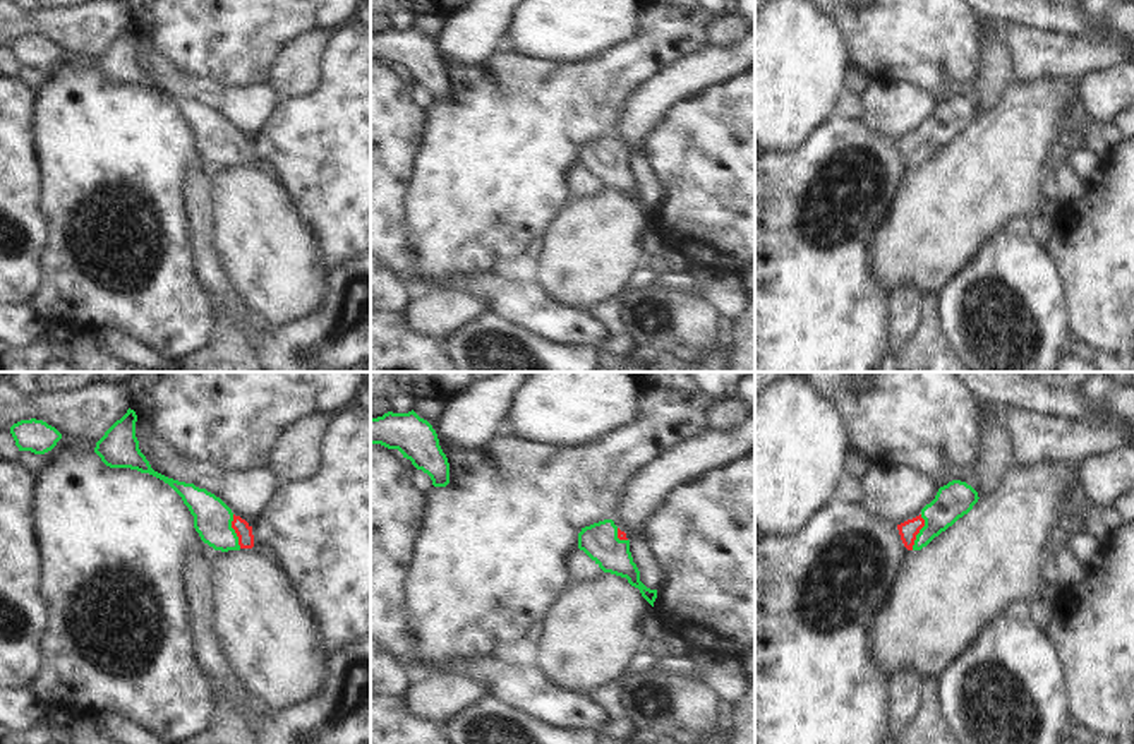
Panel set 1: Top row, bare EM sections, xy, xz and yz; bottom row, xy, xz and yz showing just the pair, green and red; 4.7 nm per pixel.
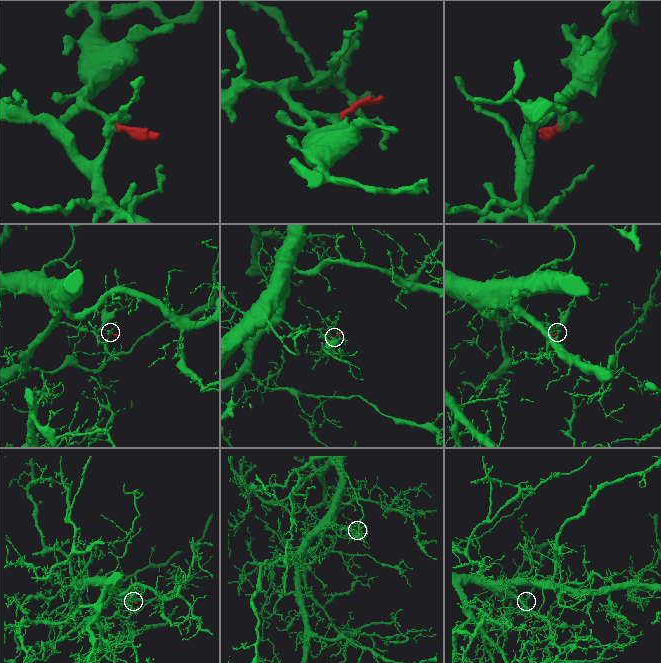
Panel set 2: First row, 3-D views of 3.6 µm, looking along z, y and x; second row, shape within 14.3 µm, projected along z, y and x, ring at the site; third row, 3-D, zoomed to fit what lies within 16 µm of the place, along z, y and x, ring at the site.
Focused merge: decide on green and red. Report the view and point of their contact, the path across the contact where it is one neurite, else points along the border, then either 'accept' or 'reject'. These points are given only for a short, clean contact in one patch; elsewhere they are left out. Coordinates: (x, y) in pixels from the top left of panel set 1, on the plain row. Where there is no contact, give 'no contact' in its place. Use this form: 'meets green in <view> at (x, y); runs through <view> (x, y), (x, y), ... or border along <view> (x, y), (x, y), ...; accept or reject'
meets green in yz at (920, 148); runs through yz (953, 117), (920, 148), (908, 146); accept

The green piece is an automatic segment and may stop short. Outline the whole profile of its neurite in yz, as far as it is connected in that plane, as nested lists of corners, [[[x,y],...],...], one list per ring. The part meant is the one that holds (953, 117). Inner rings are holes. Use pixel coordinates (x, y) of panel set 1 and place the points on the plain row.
[[[952,96],[940,103],[935,115],[921,125],[920,132],[897,141],[904,163],[921,166],[968,130],[978,115],[978,108],[961,96]]]

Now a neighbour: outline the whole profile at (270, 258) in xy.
[[[256,163],[228,168],[216,166],[211,175],[211,185],[213,247],[228,283],[252,314],[268,322],[269,329],[276,329],[316,312],[324,297],[324,278],[328,271],[321,264],[311,230],[297,216],[287,192]]]

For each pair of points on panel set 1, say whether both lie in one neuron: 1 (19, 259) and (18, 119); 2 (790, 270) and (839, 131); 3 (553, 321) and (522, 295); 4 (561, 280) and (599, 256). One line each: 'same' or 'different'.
1: same
2: same
3: same
4: same

